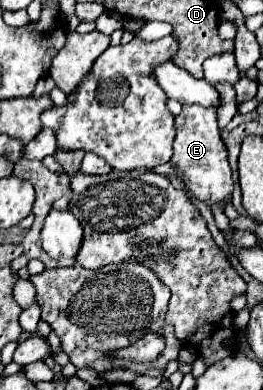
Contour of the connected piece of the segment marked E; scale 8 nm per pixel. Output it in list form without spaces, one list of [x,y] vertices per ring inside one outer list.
[[[184,106],[176,116],[176,138],[174,138],[174,156],[172,164],[182,174],[188,192],[206,202],[208,206],[216,200],[228,202],[232,194],[232,172],[228,164],[228,150],[220,138],[220,128],[216,122],[216,110],[200,106]]]

